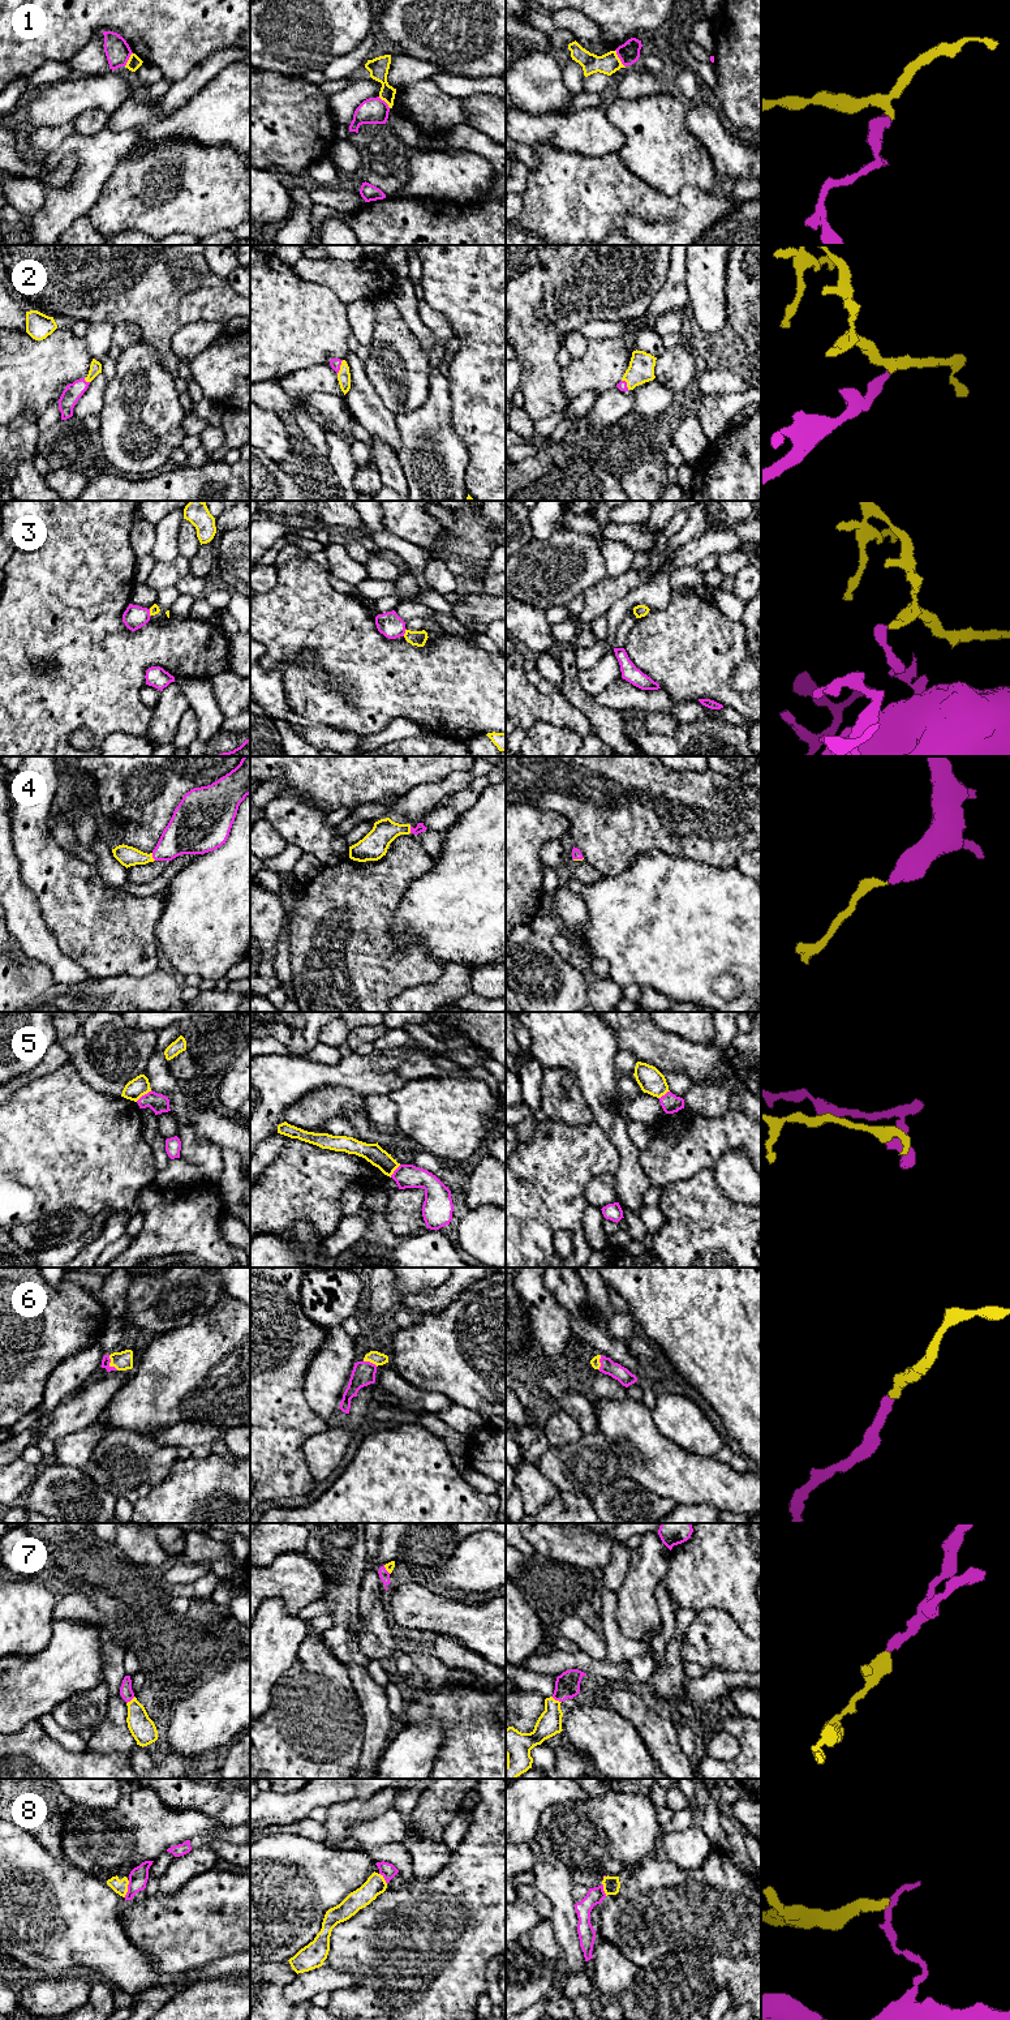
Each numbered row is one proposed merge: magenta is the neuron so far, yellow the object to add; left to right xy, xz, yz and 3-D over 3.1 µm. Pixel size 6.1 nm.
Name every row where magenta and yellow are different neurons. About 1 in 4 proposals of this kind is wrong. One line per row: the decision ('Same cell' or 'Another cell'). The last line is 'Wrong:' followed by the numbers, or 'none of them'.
1: Another cell
2: Same cell
3: Another cell
4: Same cell
5: Another cell
6: Same cell
7: Same cell
8: Another cell
Wrong: 1, 3, 5, 8

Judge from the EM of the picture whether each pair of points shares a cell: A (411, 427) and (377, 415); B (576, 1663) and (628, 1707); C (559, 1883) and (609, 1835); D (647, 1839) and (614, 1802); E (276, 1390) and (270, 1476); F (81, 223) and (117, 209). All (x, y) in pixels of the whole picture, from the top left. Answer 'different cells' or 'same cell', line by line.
A: different cells
B: different cells
C: different cells
D: same cell
E: same cell
F: different cells

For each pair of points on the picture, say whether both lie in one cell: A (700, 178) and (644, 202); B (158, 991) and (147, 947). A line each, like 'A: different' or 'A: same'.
A: different
B: different

